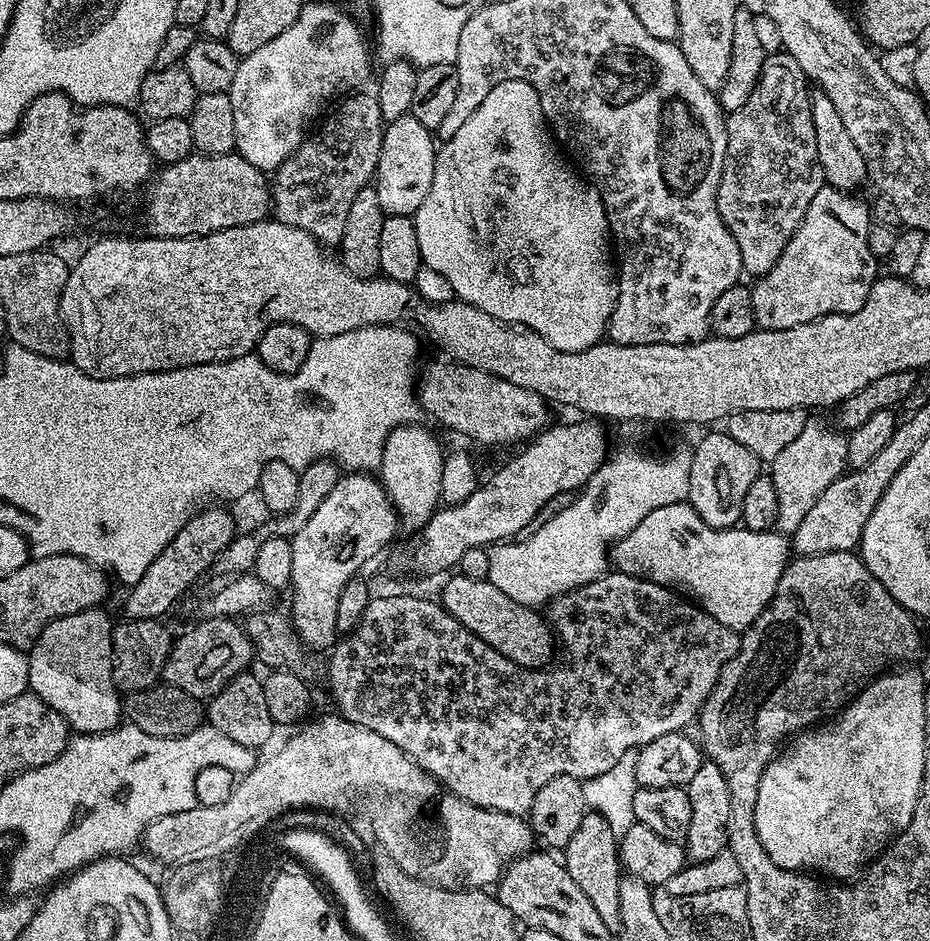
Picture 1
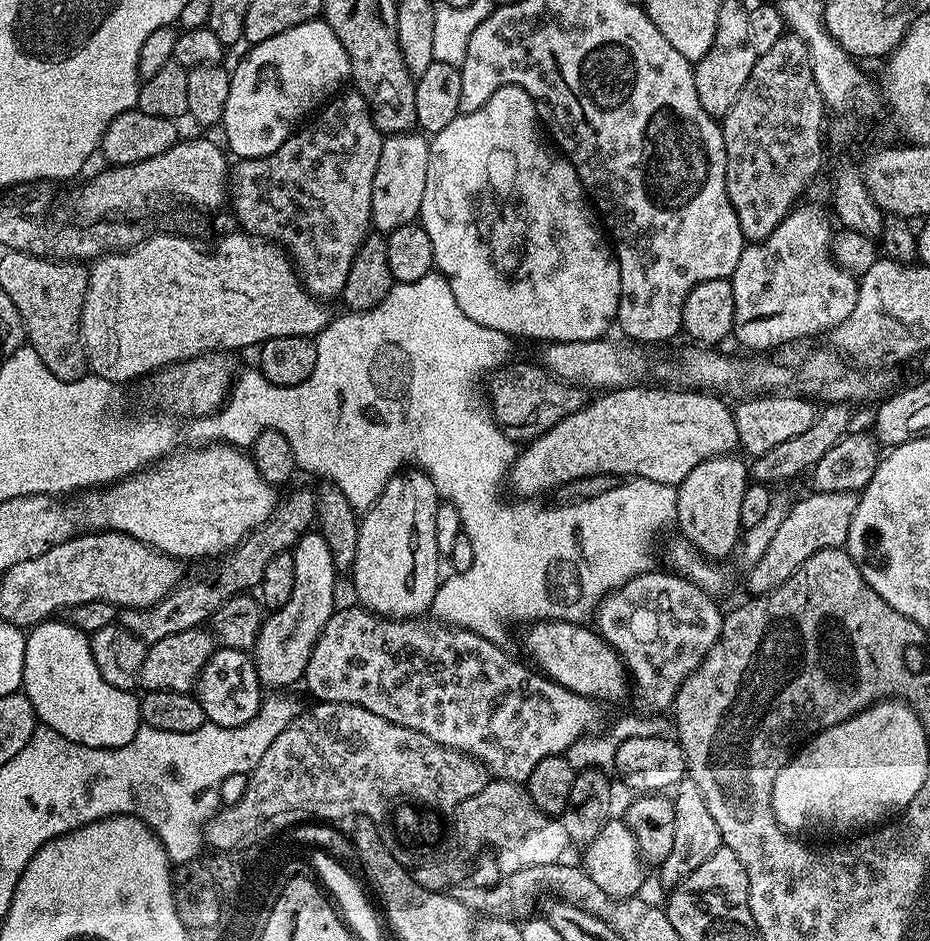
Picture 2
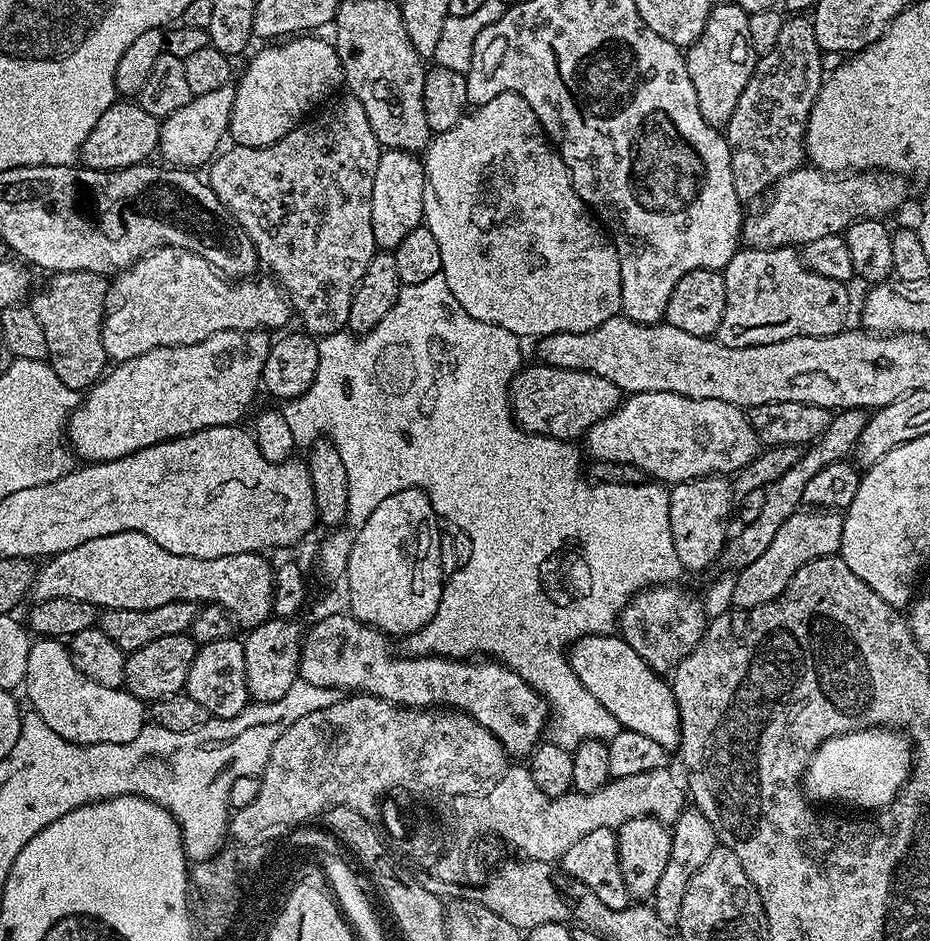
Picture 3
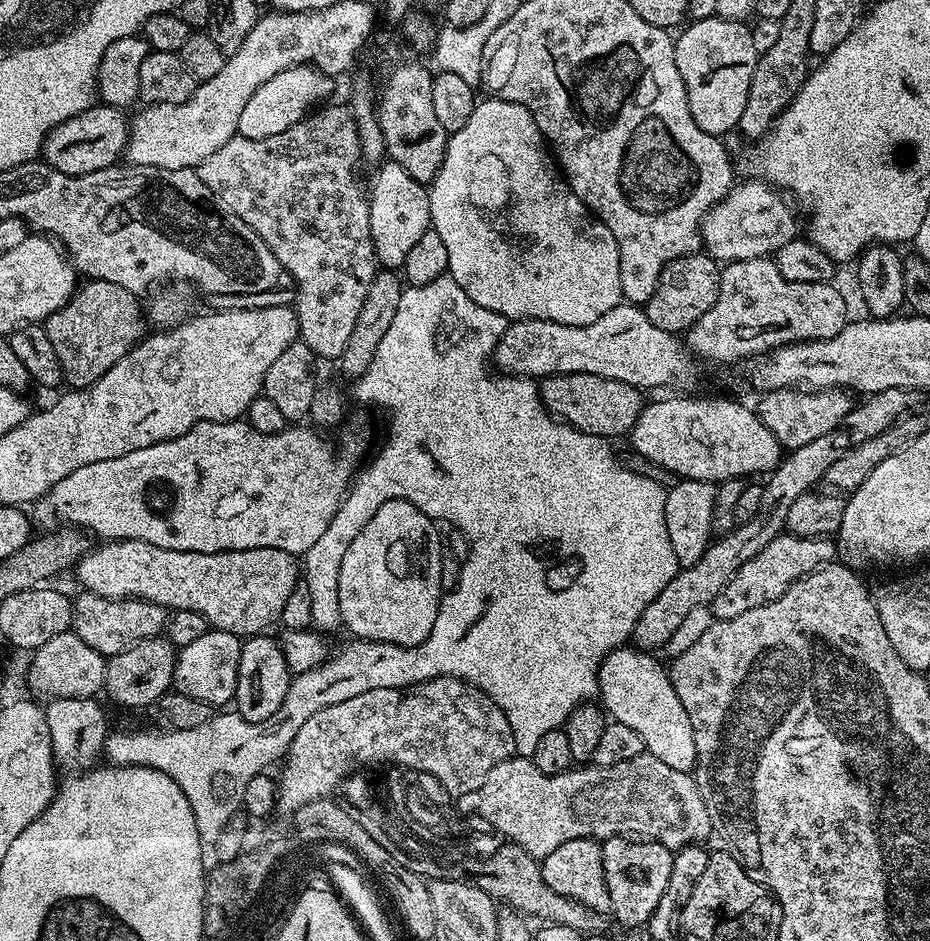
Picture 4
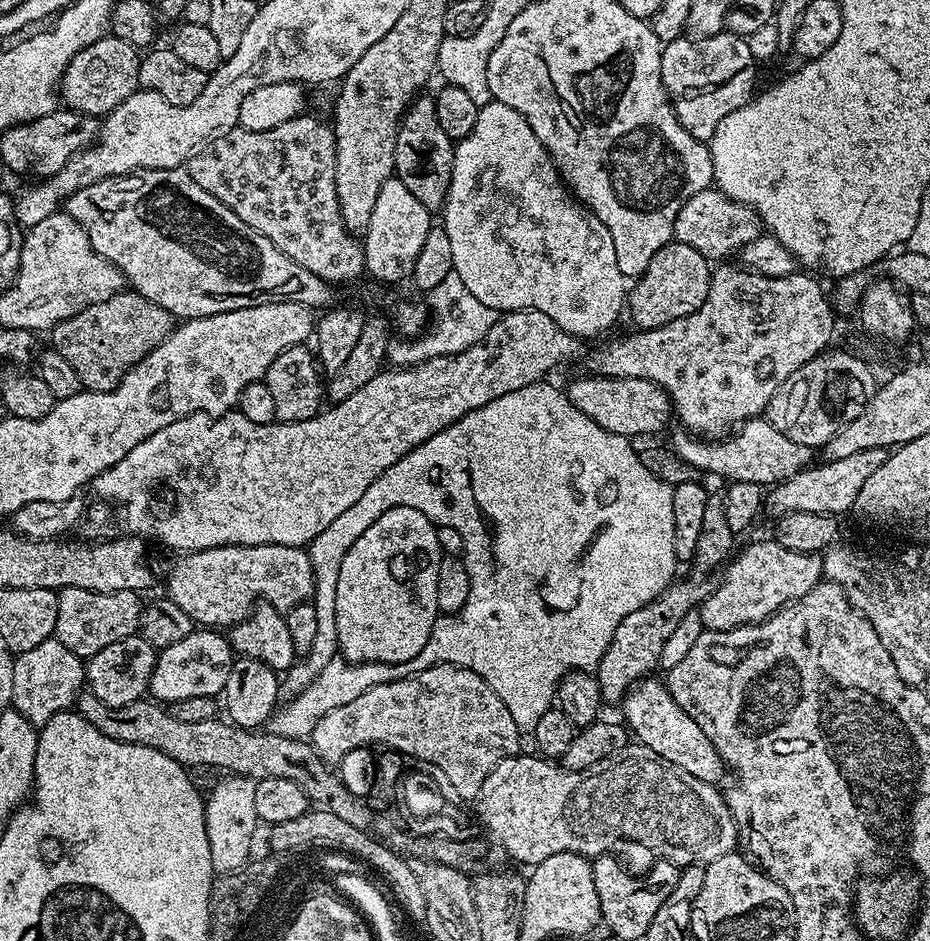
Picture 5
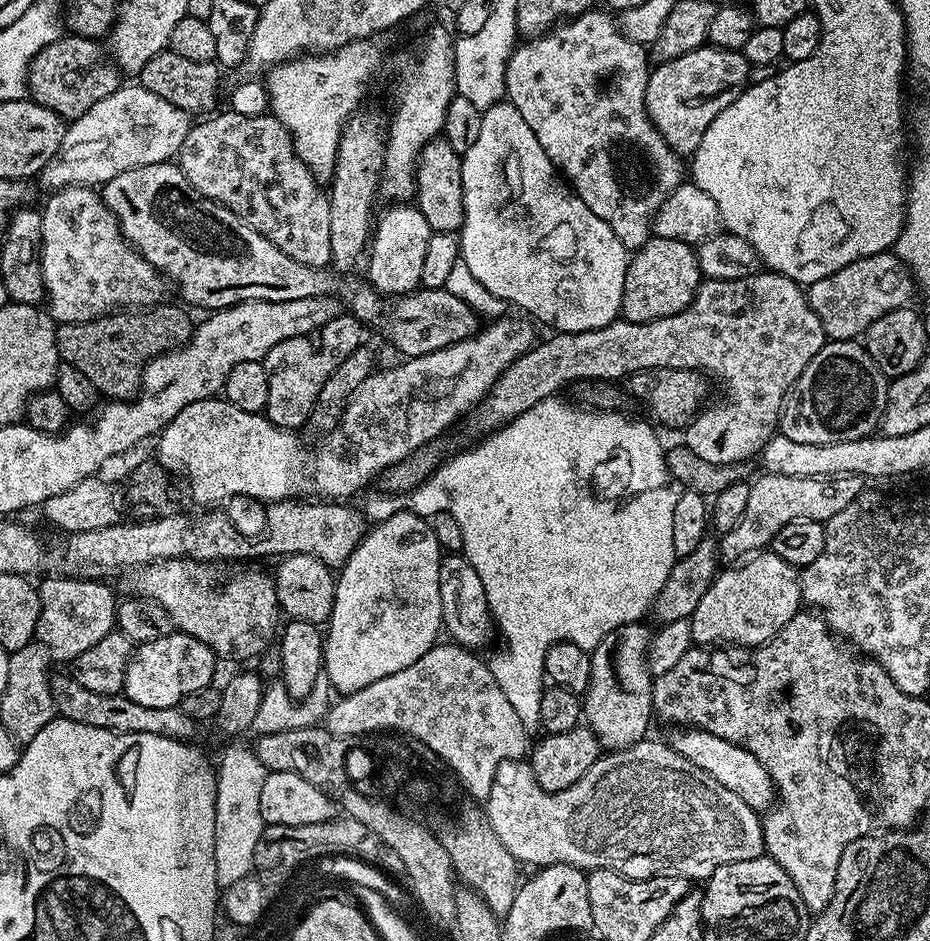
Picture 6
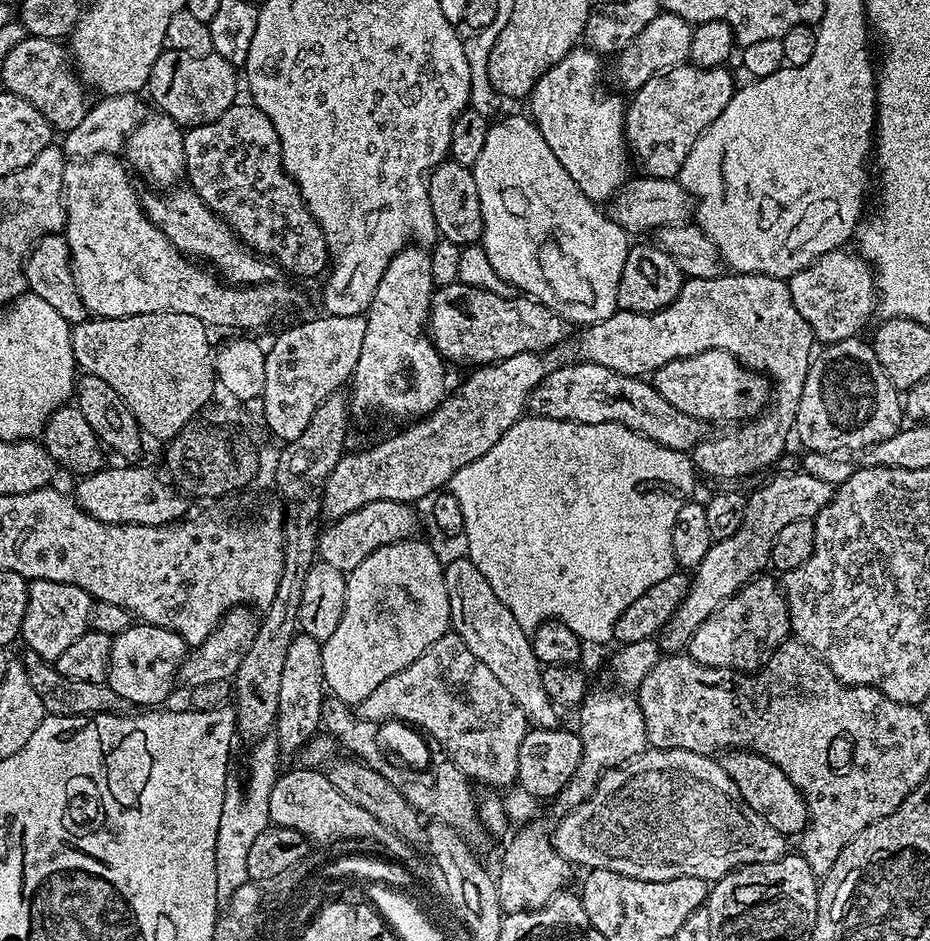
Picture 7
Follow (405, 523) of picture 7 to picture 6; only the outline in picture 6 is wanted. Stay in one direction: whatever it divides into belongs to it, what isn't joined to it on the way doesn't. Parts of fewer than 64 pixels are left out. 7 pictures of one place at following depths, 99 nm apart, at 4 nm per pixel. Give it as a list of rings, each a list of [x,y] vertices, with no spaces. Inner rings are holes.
[[[295,499],[274,500],[263,505],[264,525],[260,528],[260,534],[250,534],[250,554],[253,558],[260,556],[276,556],[283,558],[298,554],[310,554],[318,558],[324,565],[333,570],[344,567],[344,563],[354,554],[354,550],[360,545],[366,533],[366,517],[363,511],[347,508],[344,502],[297,502]]]

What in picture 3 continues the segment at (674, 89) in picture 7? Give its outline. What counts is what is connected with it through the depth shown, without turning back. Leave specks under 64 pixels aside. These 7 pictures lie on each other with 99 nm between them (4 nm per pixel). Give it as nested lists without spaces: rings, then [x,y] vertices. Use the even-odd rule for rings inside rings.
[[[734,2],[717,3],[706,18],[702,34],[686,49],[690,82],[694,82],[694,94],[698,94],[698,110],[702,110],[702,118],[706,118],[712,128],[723,129],[730,122],[730,114],[734,114],[734,106],[738,106],[738,98],[742,98],[742,90],[746,90],[746,82],[750,82],[750,74],[756,69],[758,57],[750,46],[749,15]]]

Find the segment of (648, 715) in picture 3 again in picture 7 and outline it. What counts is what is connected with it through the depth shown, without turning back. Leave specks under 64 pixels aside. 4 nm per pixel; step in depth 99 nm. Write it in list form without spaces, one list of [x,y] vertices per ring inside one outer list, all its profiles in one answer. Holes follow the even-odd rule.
[[[732,750],[723,757],[722,763],[734,786],[738,786],[738,794],[742,794],[742,798],[748,803],[750,810],[754,810],[754,814],[758,814],[767,824],[774,826],[774,830],[778,830],[785,838],[795,837],[804,831],[809,823],[804,796],[794,786],[794,782],[790,782],[790,778],[786,778],[786,774],[782,774],[778,766],[774,766],[774,762],[762,758],[757,752]]]

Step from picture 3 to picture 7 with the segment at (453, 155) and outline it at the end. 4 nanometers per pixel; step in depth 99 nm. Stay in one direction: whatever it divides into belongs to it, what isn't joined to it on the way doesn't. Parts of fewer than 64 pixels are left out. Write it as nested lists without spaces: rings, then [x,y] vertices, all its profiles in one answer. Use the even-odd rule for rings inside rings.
[[[501,115],[495,122],[489,123],[486,146],[482,146],[482,154],[478,154],[475,164],[471,165],[474,182],[478,186],[478,202],[482,202],[482,234],[479,243],[484,249],[486,258],[490,258],[490,266],[494,266],[494,270],[498,270],[500,277],[517,293],[534,299],[540,304],[545,304],[547,308],[554,310],[561,318],[568,321],[569,325],[587,326],[610,318],[610,314],[618,311],[616,307],[618,278],[622,278],[622,266],[626,262],[626,254],[630,247],[629,233],[625,232],[622,226],[618,226],[618,222],[610,219],[607,211],[600,209],[599,212],[596,209],[599,207],[594,201],[586,198],[586,194],[582,194],[582,190],[578,190],[578,182],[574,182],[574,178],[570,178],[570,174],[566,174],[562,162],[558,162],[558,158],[554,158],[554,150],[550,150],[550,146],[546,146],[546,138],[542,138],[535,123],[527,115],[524,115],[525,117],[503,116]]]

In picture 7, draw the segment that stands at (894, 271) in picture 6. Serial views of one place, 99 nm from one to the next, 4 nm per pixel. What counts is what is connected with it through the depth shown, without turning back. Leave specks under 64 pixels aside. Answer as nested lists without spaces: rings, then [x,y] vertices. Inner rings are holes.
[[[837,250],[822,254],[810,266],[798,270],[787,281],[790,299],[798,314],[806,318],[813,337],[821,345],[850,340],[861,335],[864,323],[878,308],[876,278],[871,264],[852,250]]]

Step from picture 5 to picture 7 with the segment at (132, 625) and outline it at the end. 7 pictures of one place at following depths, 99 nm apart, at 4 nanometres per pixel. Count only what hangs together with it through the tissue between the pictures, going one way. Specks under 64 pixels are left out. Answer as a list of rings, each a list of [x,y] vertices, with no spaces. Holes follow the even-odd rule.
[[[33,580],[28,585],[26,614],[22,618],[20,640],[23,647],[40,655],[42,659],[55,662],[77,638],[89,631],[92,622],[92,595],[78,586],[66,582]]]

